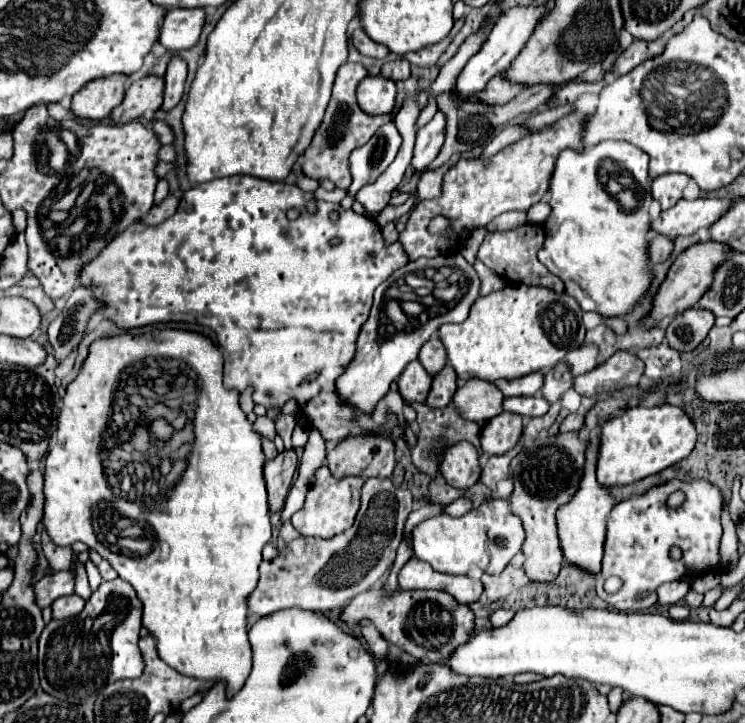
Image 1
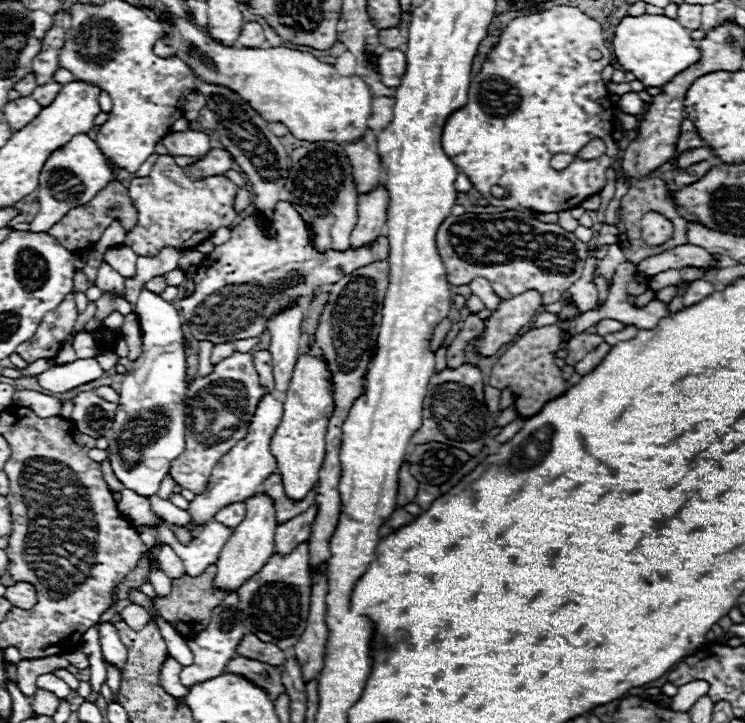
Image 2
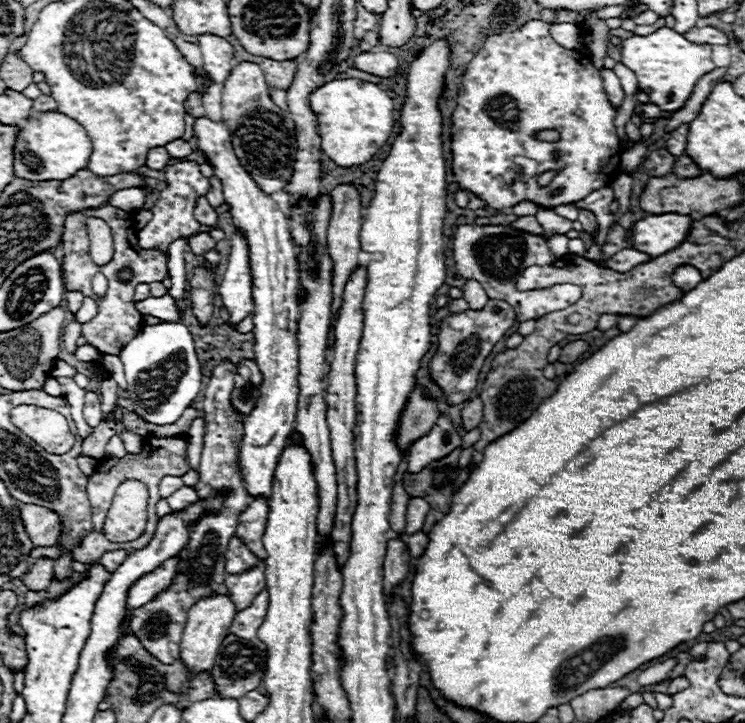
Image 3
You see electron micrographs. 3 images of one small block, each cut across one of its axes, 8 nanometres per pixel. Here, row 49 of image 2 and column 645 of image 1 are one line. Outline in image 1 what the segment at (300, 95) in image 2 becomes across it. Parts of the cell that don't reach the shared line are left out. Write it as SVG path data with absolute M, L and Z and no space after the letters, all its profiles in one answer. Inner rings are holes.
M616 140L602 141L600 144L584 148L580 152L574 148L566 148L560 152L560 156L556 160L556 168L550 178L548 194L550 194L548 204L552 208L552 212L544 222L546 242L544 242L542 250L538 252L538 260L552 274L556 274L564 280L566 294L574 296L582 310L592 310L592 312L598 312L600 316L626 314L650 284L650 268L646 266L646 262L648 262L648 258L646 258L648 224L650 224L648 208L652 201L650 178L648 178L648 154L640 152L638 148L632 148L628 142L616 142ZM624 190L628 190L634 196L634 206L616 202L616 192L624 192Z

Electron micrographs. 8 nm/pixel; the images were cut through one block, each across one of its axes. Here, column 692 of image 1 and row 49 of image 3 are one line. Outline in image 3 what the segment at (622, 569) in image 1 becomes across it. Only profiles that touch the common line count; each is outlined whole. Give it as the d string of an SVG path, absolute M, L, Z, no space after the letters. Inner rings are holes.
M528 22L526 26L508 32L496 34L484 42L478 54L466 68L456 108L452 112L452 174L456 182L482 198L488 206L496 210L512 208L522 200L534 200L538 206L556 208L560 204L574 204L586 198L590 192L600 190L614 182L620 164L620 140L614 126L616 108L610 104L602 78L594 68L588 54L578 50L566 50L558 46L548 34L546 22ZM540 130L558 130L558 142L536 140L534 134ZM514 156L526 156L538 162L538 174L554 170L556 178L546 186L538 188L536 180L506 184L504 174Z

